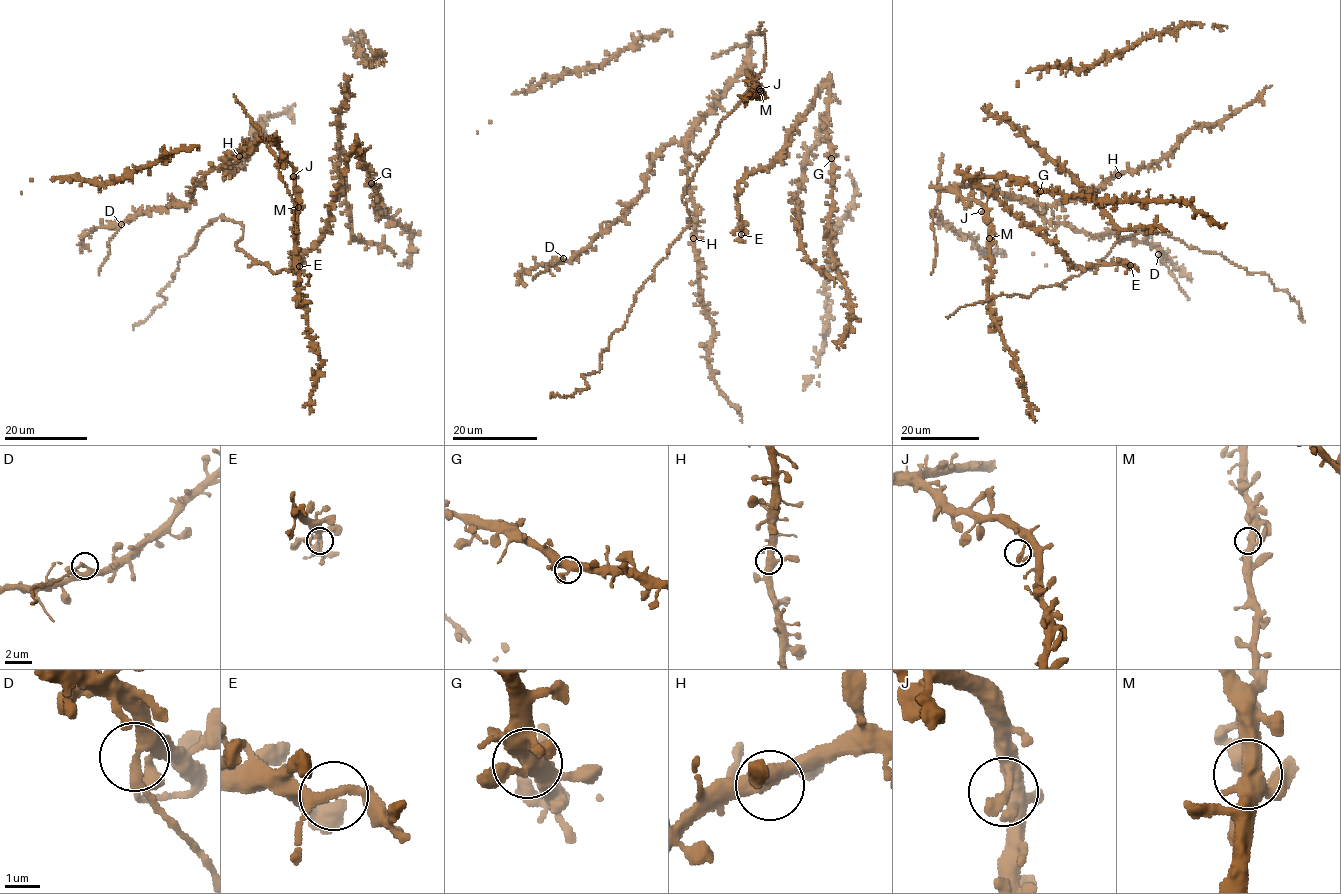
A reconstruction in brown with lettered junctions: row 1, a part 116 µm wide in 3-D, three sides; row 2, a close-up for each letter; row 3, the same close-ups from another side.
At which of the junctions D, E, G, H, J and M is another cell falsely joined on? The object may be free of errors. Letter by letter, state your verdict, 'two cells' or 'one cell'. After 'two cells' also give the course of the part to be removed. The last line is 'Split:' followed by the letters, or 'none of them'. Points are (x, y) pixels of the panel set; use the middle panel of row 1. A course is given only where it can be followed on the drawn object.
D: two cells; course (563, 258), (548, 265), (547, 270), (532, 279)
E: one cell
G: one cell
H: one cell
J: one cell
M: one cell
Split: D

